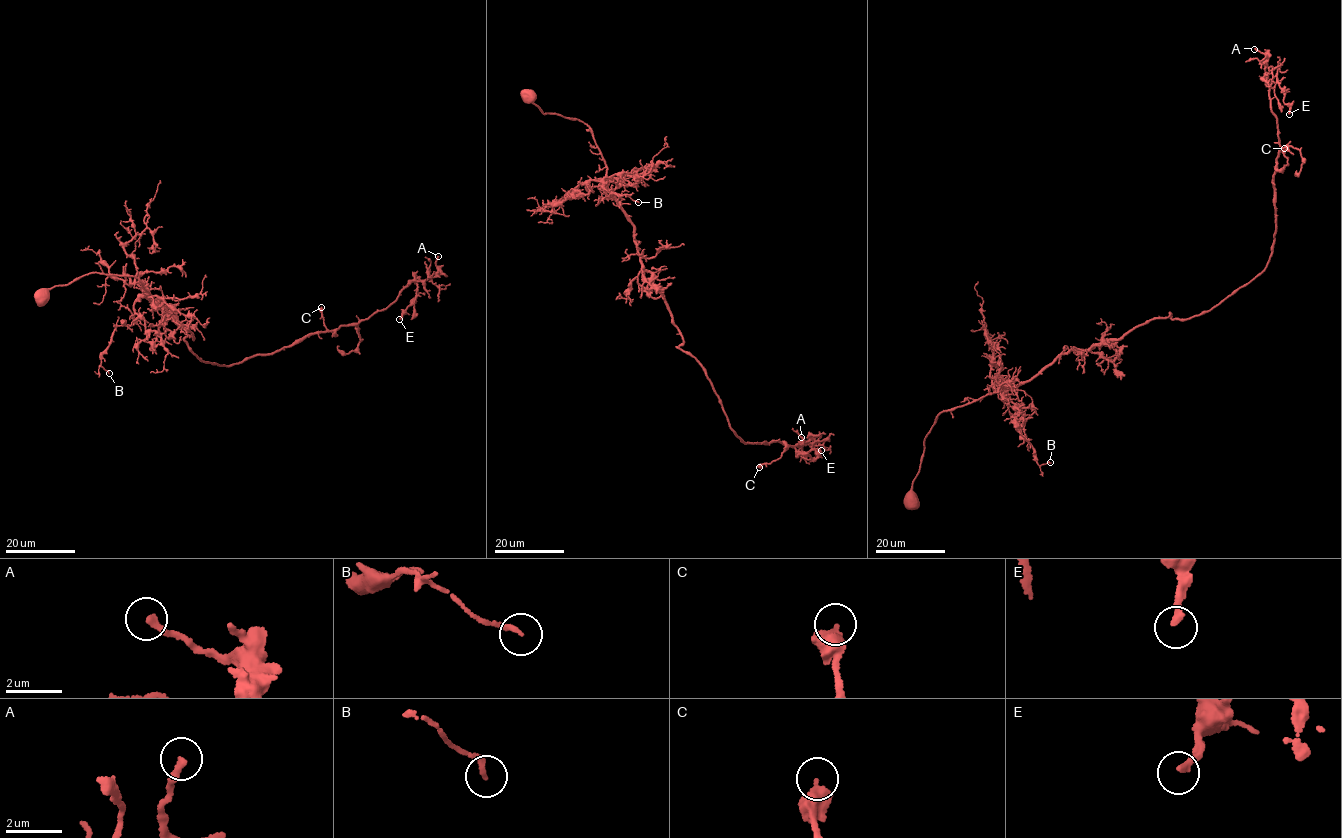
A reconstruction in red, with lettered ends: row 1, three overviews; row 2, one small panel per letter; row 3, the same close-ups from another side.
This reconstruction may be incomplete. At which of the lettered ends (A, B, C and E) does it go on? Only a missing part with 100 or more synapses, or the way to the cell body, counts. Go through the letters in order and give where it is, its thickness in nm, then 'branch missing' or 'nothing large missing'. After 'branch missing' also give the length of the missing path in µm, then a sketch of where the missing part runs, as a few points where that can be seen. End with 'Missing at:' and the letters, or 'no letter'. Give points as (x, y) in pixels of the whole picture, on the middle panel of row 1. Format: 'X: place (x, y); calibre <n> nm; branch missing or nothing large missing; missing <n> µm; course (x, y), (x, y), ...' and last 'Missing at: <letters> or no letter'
A: place (801, 437); calibre 240 nm; nothing large missing
B: place (638, 202); calibre 180 nm; nothing large missing
C: place (759, 467); calibre 500 nm; nothing large missing
E: place (821, 450); calibre 240 nm; nothing large missing
Missing at: no letter

